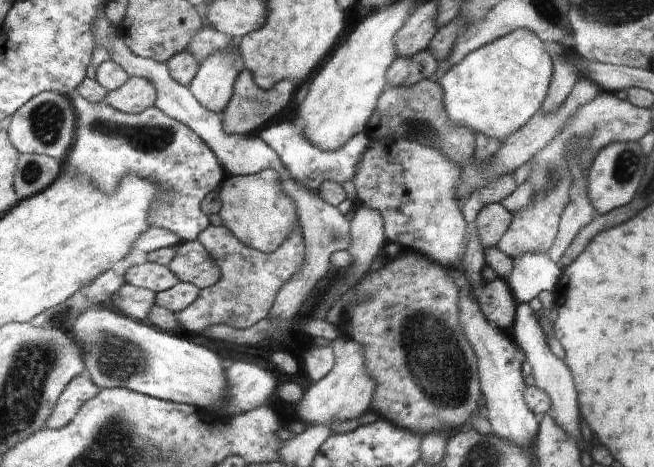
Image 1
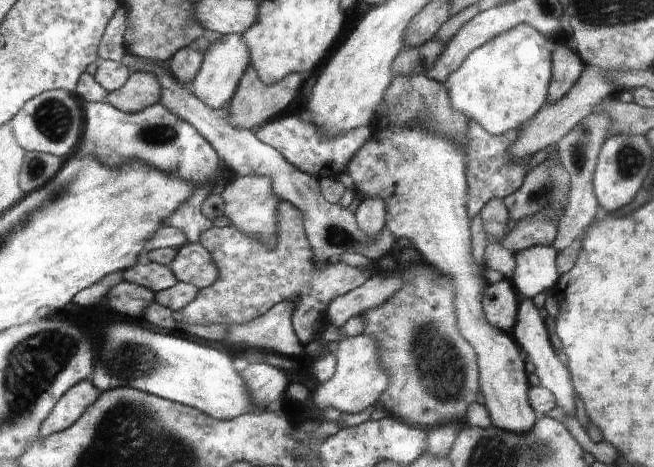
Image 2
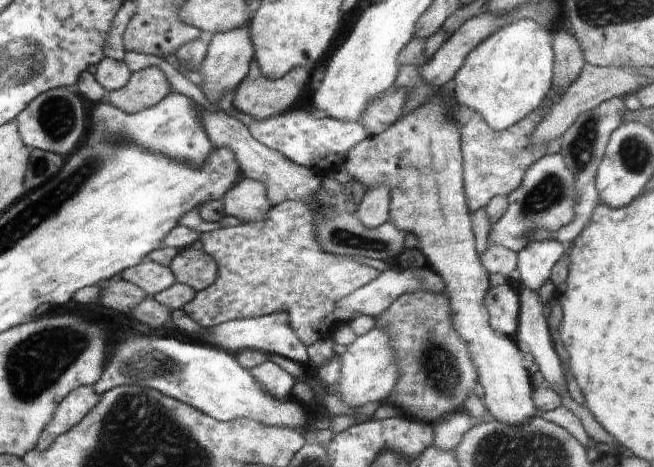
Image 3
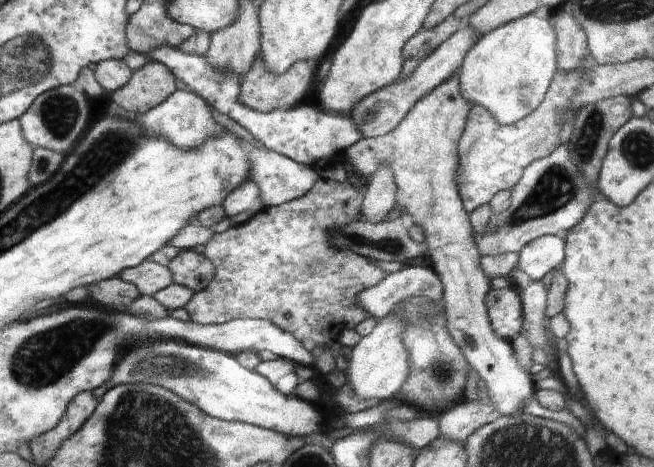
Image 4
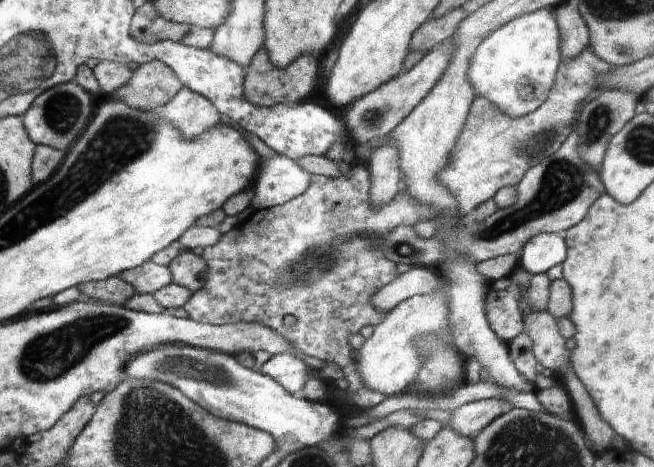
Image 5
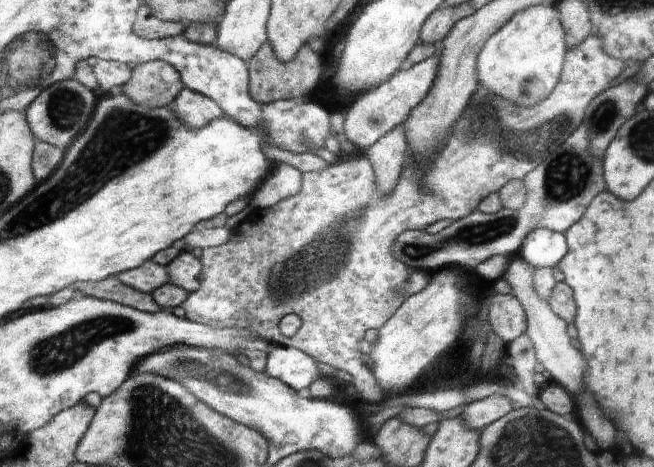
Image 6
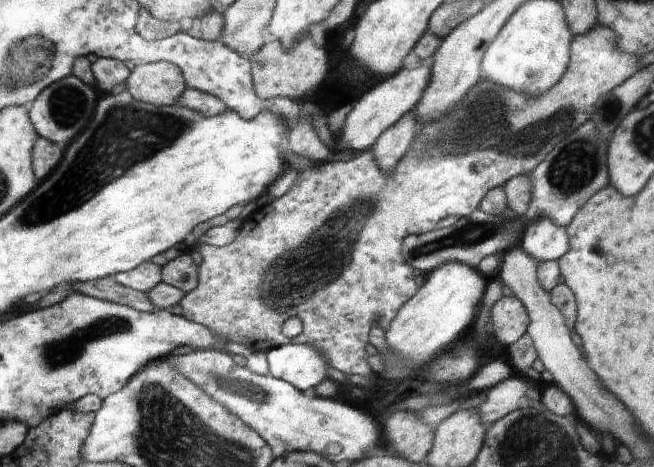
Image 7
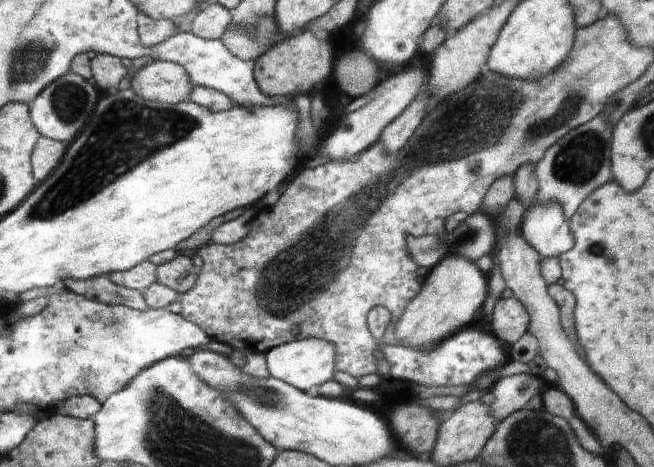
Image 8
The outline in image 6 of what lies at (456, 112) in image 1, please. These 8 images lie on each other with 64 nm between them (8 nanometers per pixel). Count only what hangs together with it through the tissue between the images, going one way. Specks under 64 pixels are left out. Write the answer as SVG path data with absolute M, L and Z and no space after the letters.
M546 4L521 11L483 46L477 58L480 87L520 107L538 105L556 89L567 48L566 31L557 6Z

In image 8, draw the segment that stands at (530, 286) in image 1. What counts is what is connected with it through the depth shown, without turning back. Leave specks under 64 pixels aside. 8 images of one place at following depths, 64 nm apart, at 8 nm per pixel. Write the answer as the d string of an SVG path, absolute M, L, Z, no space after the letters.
M535 200L526 210L520 232L525 242L529 243L542 259L559 258L575 246L576 240L570 230L569 220L562 203L538 203Z

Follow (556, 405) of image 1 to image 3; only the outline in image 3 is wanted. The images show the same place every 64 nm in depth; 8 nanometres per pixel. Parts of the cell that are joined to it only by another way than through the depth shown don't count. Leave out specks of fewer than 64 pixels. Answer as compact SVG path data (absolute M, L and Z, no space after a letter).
M522 288L521 328L515 336L519 343L527 347L529 357L534 356L533 361L538 364L538 370L542 372L545 382L554 388L564 388L565 368L556 354L544 307L538 290Z

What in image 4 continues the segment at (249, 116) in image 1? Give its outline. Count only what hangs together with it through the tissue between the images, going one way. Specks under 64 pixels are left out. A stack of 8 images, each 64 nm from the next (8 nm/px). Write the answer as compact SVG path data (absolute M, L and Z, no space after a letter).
M258 54L251 68L240 78L240 102L253 110L266 113L277 109L290 109L294 104L300 104L310 82L312 82L312 70L308 68L306 62L298 62L286 72L277 73L270 69L261 54Z

